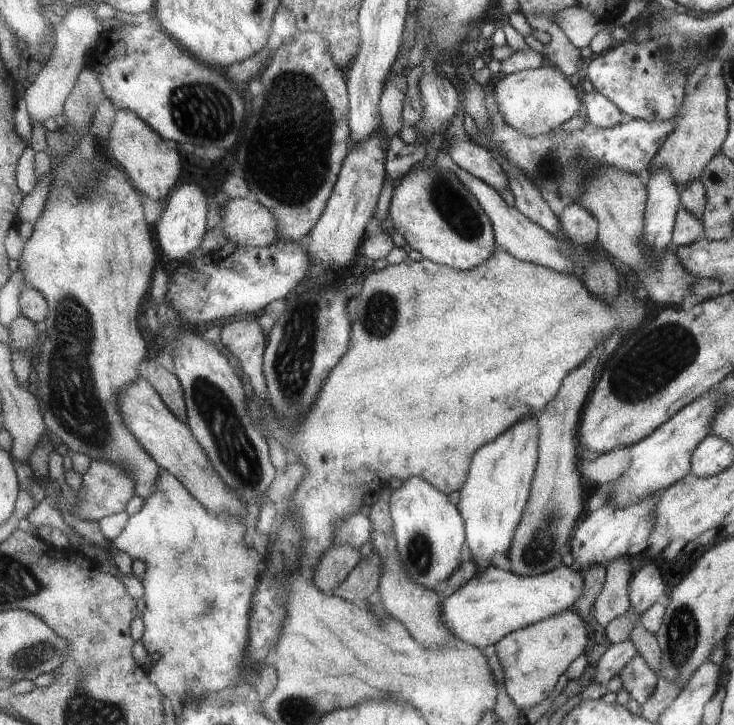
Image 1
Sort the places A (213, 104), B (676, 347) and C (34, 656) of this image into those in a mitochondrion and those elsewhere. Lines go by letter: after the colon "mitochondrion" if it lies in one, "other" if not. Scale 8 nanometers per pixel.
A: mitochondrion
B: mitochondrion
C: mitochondrion

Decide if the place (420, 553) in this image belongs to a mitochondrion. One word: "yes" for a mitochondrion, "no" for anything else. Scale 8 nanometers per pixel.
yes

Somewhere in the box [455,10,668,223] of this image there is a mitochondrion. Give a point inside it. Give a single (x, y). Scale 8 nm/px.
(556, 167)

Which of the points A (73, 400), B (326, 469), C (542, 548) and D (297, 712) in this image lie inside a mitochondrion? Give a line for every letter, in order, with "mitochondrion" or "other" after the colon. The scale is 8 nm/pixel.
A: mitochondrion
B: other
C: mitochondrion
D: mitochondrion

